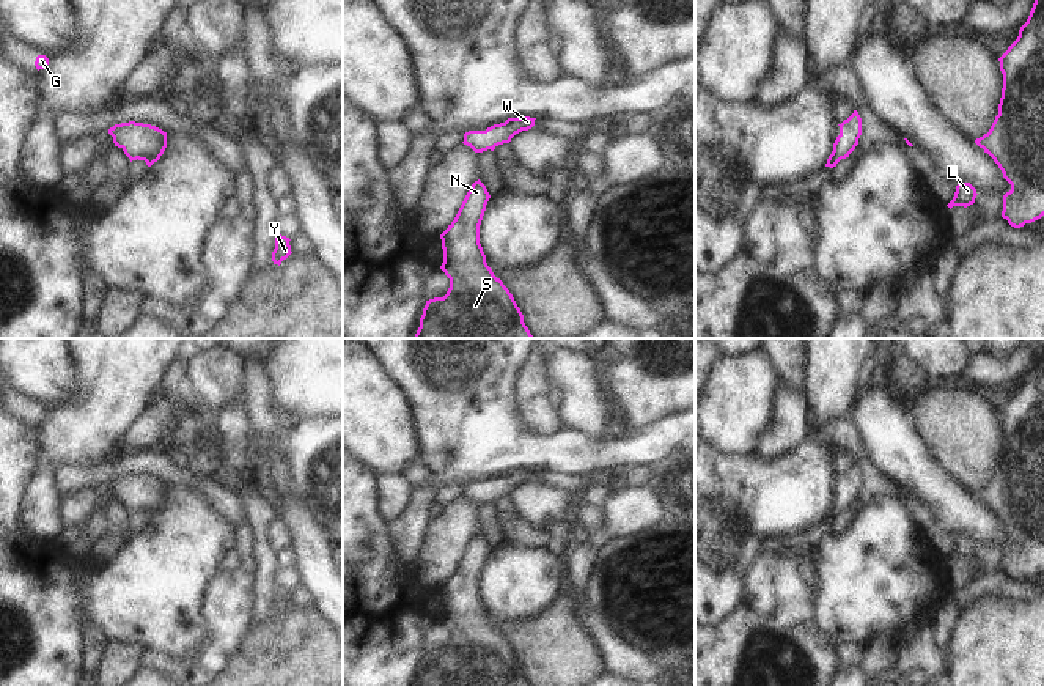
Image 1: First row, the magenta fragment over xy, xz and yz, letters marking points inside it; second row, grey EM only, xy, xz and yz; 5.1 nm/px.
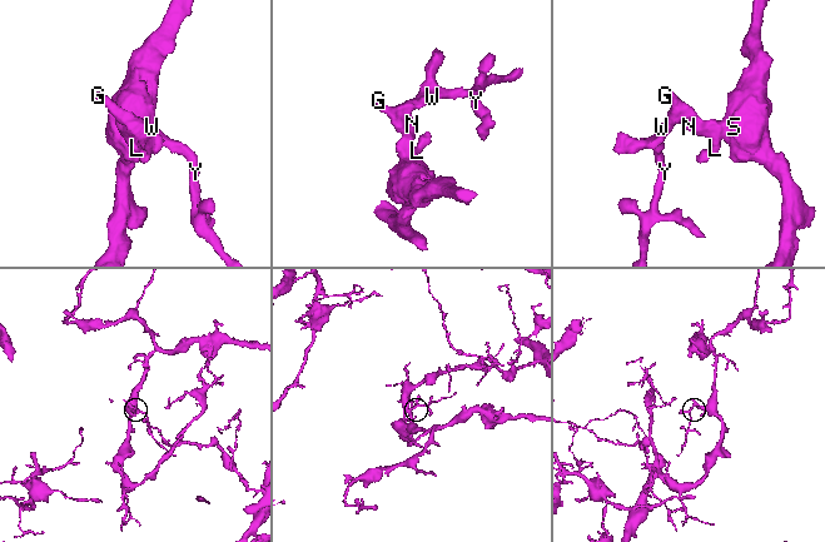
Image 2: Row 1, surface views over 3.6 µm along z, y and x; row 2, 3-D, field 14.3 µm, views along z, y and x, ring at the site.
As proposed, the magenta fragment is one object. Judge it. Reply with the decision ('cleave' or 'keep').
keep

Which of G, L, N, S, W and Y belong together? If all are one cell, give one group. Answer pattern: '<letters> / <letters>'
G L N S W Y

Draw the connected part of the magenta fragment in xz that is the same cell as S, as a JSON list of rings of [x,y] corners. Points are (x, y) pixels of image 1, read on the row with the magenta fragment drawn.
[[[480,179],[475,181],[454,220],[440,234],[443,249],[440,269],[450,278],[450,288],[443,297],[426,301],[414,338],[533,338],[513,294],[487,266],[480,244],[480,225],[489,198],[486,186]]]

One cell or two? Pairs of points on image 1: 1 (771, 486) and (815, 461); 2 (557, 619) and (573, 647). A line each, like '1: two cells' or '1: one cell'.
1: one cell
2: one cell

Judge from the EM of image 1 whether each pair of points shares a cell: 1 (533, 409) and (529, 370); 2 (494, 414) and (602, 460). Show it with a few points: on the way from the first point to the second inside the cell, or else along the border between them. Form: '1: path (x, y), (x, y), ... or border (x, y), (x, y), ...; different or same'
1: path (533, 400), (530, 379); same
2: path (521, 441), (532, 452), (576, 453); same

